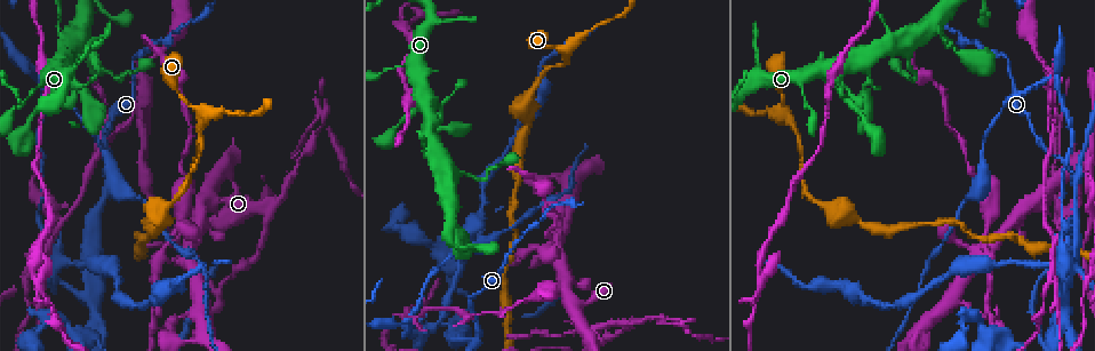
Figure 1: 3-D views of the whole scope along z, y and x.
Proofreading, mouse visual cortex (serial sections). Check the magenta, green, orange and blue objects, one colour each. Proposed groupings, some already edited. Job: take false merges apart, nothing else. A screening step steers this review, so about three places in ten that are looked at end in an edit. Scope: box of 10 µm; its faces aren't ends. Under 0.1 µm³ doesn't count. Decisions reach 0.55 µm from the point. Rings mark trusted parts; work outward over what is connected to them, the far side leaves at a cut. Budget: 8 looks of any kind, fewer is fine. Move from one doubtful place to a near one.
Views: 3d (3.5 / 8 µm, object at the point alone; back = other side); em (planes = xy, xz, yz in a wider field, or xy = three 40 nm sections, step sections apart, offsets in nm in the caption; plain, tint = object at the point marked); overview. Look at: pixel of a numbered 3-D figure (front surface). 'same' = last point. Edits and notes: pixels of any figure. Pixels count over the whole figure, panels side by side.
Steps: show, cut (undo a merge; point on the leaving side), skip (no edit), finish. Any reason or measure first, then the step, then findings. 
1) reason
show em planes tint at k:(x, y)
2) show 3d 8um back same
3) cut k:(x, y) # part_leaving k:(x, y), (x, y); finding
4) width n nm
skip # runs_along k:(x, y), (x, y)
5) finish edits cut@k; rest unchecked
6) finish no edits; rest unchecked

three arms meet
show 3d 3.5um at 1:(1074, 174)

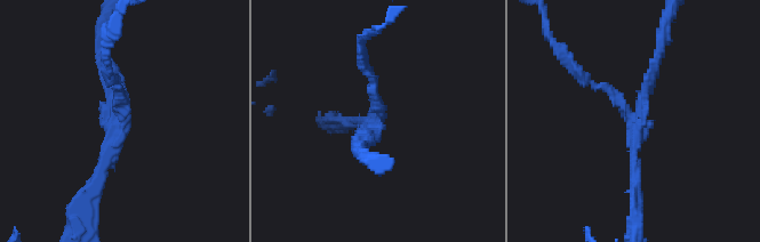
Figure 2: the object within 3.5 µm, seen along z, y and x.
now the EM
show em xy step 5 tint at 2:(121, 119)

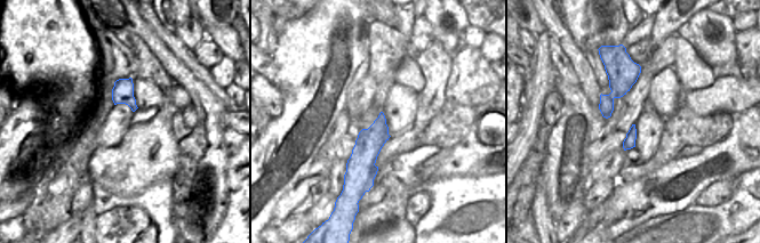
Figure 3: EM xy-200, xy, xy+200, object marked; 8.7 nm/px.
width 240 nm
skip # runs_along 2:(581, 74), (616, 96), (633, 123), (633, 187); continuous, no second cell

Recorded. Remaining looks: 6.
a narrow waist
show 3d 3.5um at 1:(1063, 291)

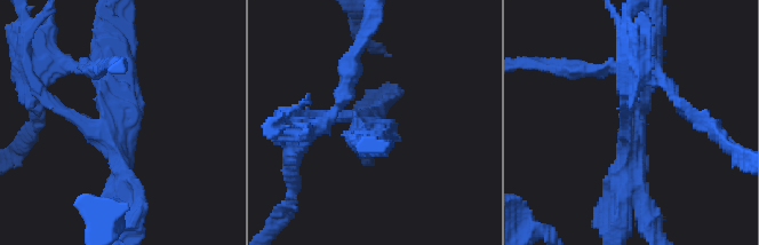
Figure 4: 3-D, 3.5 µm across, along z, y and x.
now the EM
show em xy step 2 tint at 4:(632, 118)

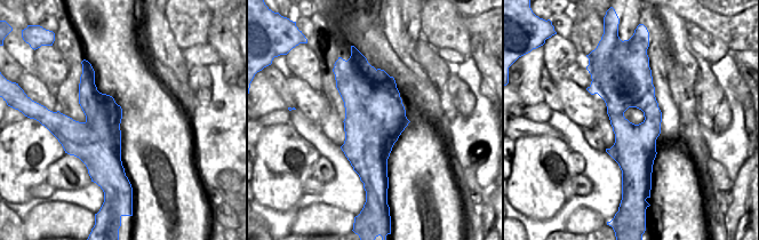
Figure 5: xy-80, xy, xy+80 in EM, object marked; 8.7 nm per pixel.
cut 4:(130, 229) # a second cell is stuck on

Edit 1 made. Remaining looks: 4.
see it whole again
show overview

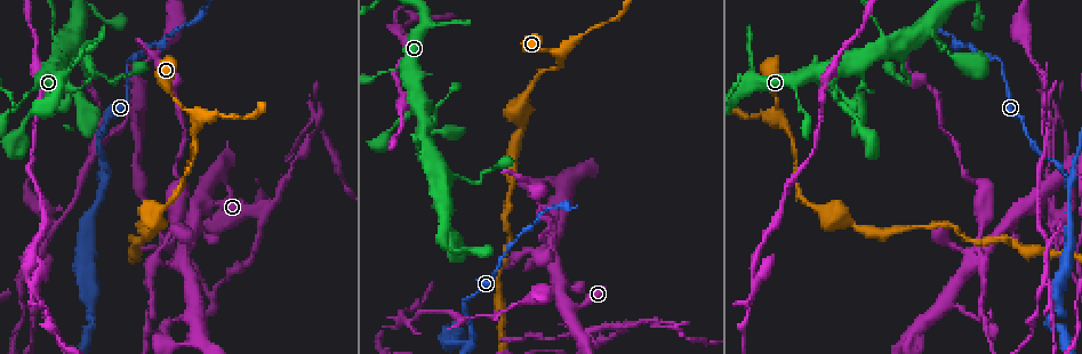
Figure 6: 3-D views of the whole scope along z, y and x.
sharp bend
show 3d 3.5um back at 6:(519, 259)

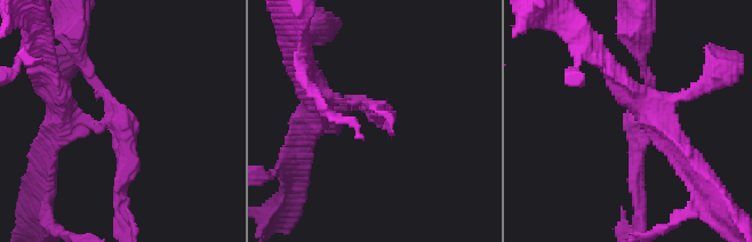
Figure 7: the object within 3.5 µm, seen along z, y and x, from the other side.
arms 3; arm_widths 150, 200, 250 nm
show em planes tint at 7:(637, 124)

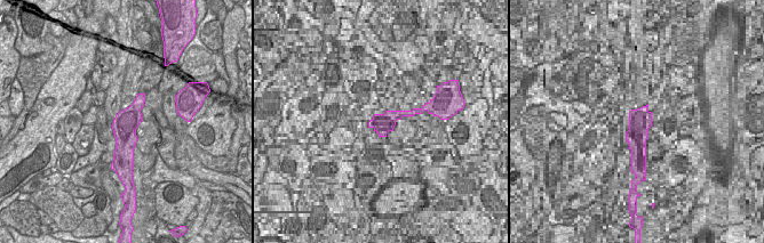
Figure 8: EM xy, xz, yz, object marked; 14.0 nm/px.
cut 7:(133, 137) # part_leaving 7:(104, 121), (111, 103), (77, 54), (72, 23); two cells meet here

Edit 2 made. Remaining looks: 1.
finish edits cut@4, cut@7; rest unchecked

